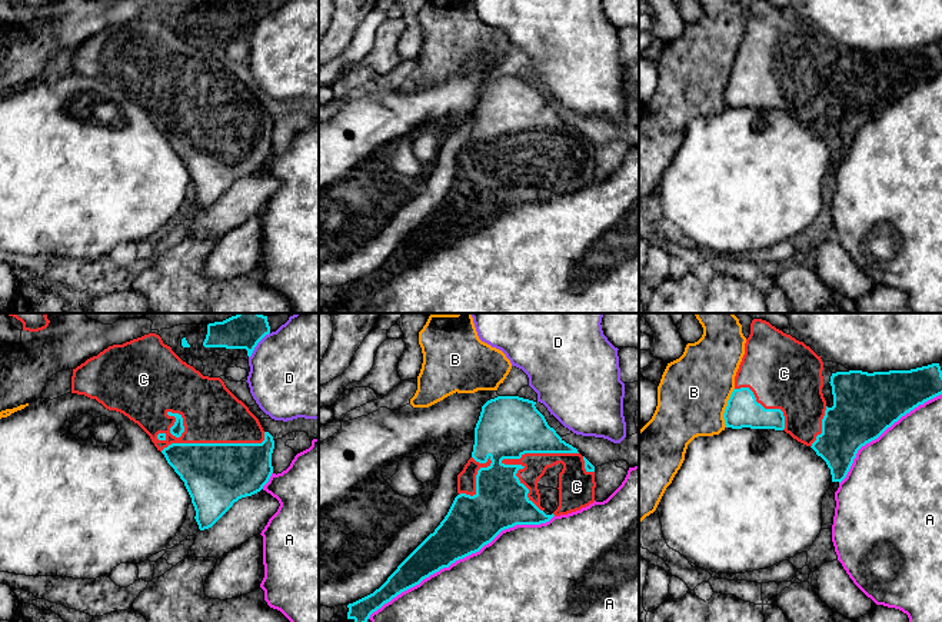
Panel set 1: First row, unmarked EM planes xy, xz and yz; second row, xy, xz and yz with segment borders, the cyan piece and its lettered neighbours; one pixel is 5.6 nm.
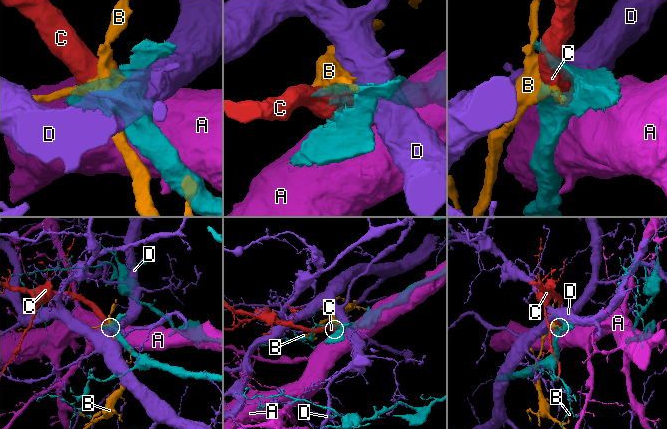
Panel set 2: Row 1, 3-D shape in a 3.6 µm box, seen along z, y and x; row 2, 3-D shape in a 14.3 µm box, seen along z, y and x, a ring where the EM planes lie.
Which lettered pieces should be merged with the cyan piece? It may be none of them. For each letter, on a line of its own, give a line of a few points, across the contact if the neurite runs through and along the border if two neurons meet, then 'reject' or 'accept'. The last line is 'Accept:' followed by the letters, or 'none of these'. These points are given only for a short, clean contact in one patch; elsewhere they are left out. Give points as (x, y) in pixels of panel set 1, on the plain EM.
A: reject
B: reject
C: accept
D: reject
Accept: C

